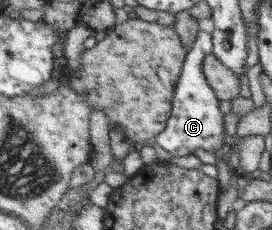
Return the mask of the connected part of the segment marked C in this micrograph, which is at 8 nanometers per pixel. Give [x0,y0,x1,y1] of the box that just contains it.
[155,31,231,157]

